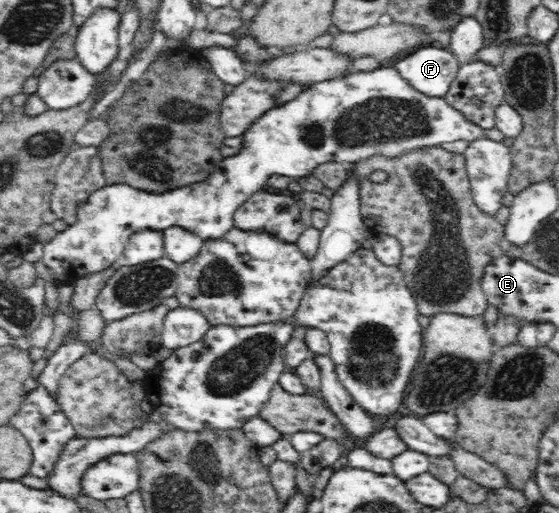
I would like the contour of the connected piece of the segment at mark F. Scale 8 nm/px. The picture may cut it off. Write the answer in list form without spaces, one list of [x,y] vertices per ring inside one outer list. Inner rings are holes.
[[[422,44],[418,49],[395,62],[394,68],[409,85],[417,91],[428,96],[444,96],[451,87],[451,83],[457,78],[461,63],[453,56],[449,49],[437,49],[429,44]]]

